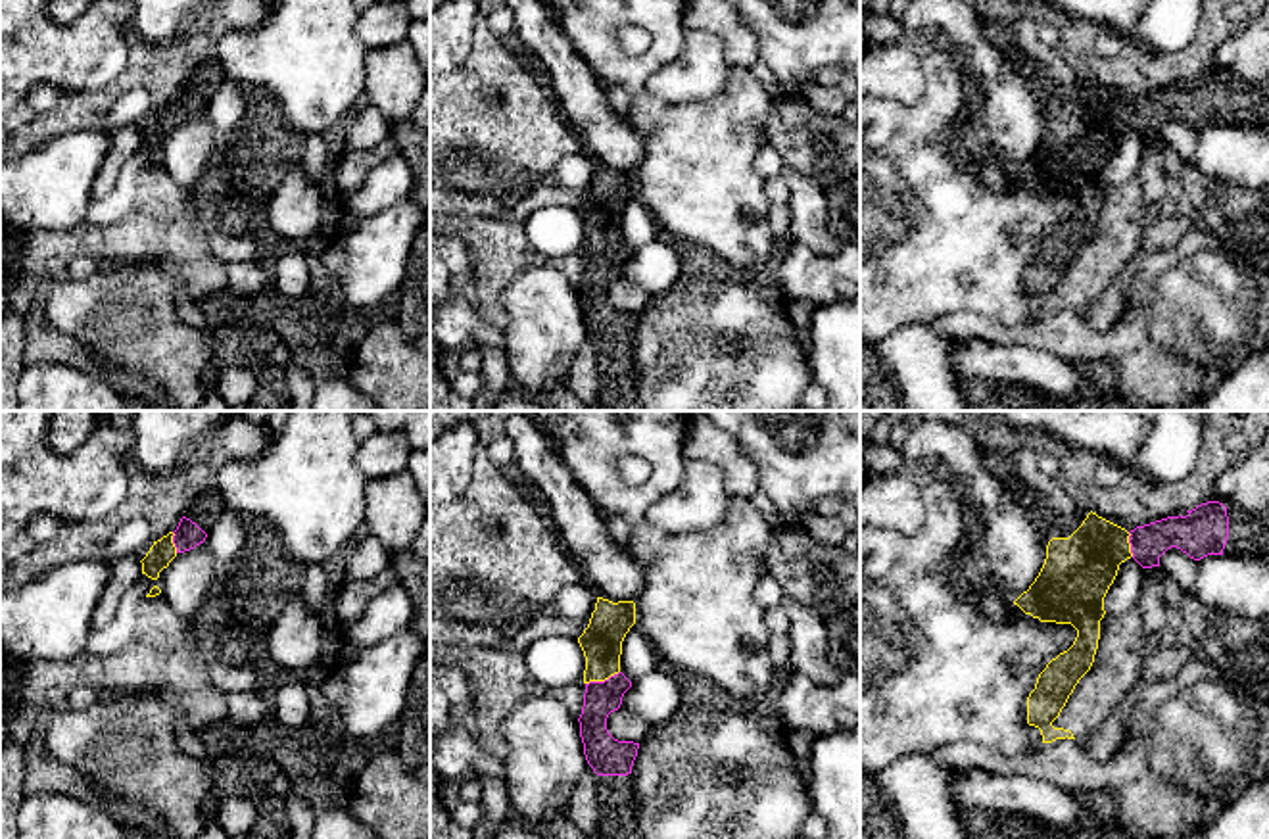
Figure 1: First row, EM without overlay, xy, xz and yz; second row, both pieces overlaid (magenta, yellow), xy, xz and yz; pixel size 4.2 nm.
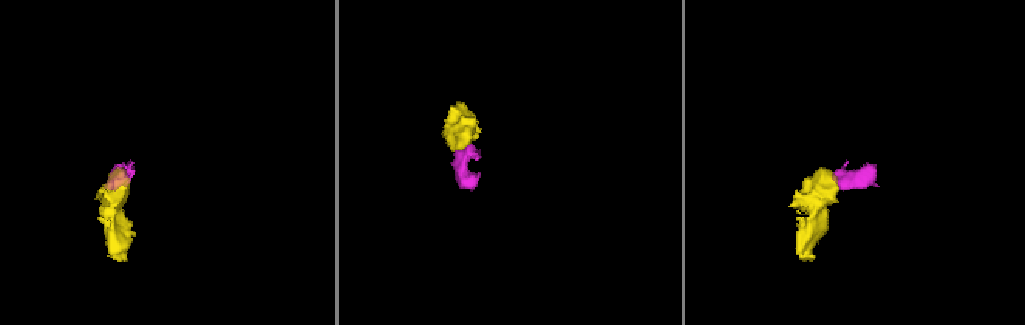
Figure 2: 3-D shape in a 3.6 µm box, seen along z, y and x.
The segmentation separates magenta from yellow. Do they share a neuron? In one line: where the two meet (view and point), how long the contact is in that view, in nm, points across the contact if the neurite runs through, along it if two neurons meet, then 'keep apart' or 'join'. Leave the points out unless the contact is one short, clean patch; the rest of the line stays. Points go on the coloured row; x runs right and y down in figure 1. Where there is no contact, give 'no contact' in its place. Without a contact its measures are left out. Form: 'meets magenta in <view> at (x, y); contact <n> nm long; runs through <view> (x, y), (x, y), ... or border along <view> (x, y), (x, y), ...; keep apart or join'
meets magenta in xz at (601, 682); contact 160 nm long; runs through xz (601, 697), (601, 682), (601, 642); join

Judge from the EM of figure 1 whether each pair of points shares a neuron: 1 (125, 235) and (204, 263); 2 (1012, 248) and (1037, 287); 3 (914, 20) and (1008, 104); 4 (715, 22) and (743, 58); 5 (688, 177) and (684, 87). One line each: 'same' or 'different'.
1: same
2: different
3: same
4: same
5: different

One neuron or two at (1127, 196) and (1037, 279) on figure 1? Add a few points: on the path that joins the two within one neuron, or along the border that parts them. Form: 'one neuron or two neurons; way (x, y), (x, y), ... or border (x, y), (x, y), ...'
one neuron; way (1104, 219), (1095, 221), (1081, 233), (1060, 258)

